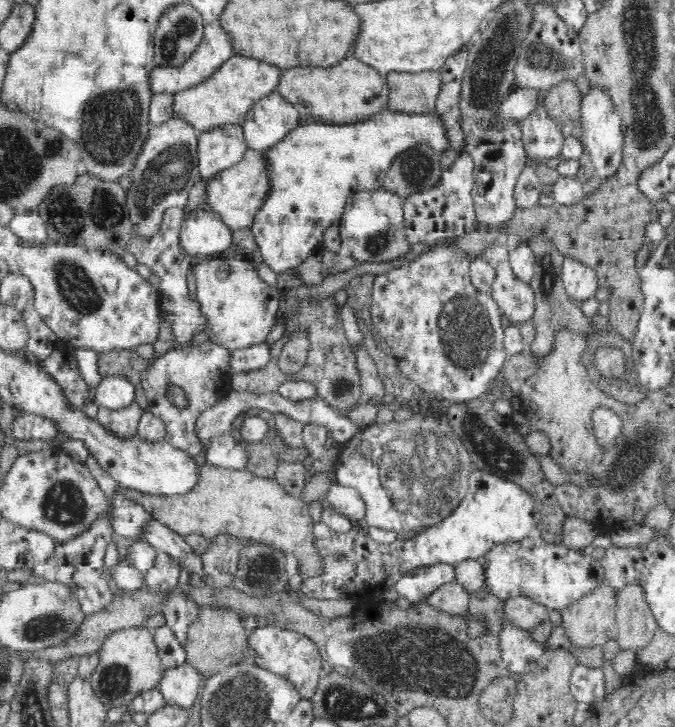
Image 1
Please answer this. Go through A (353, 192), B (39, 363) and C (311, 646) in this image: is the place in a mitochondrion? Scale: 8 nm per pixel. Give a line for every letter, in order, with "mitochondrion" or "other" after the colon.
A: other
B: other
C: other

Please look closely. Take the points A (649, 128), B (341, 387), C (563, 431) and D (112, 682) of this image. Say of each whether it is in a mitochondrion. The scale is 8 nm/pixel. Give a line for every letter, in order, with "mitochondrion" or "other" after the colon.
A: mitochondrion
B: mitochondrion
C: mitochondrion
D: mitochondrion

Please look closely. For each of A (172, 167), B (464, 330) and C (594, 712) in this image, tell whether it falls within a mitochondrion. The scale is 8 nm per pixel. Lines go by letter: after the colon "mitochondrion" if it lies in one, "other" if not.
A: mitochondrion
B: mitochondrion
C: other

